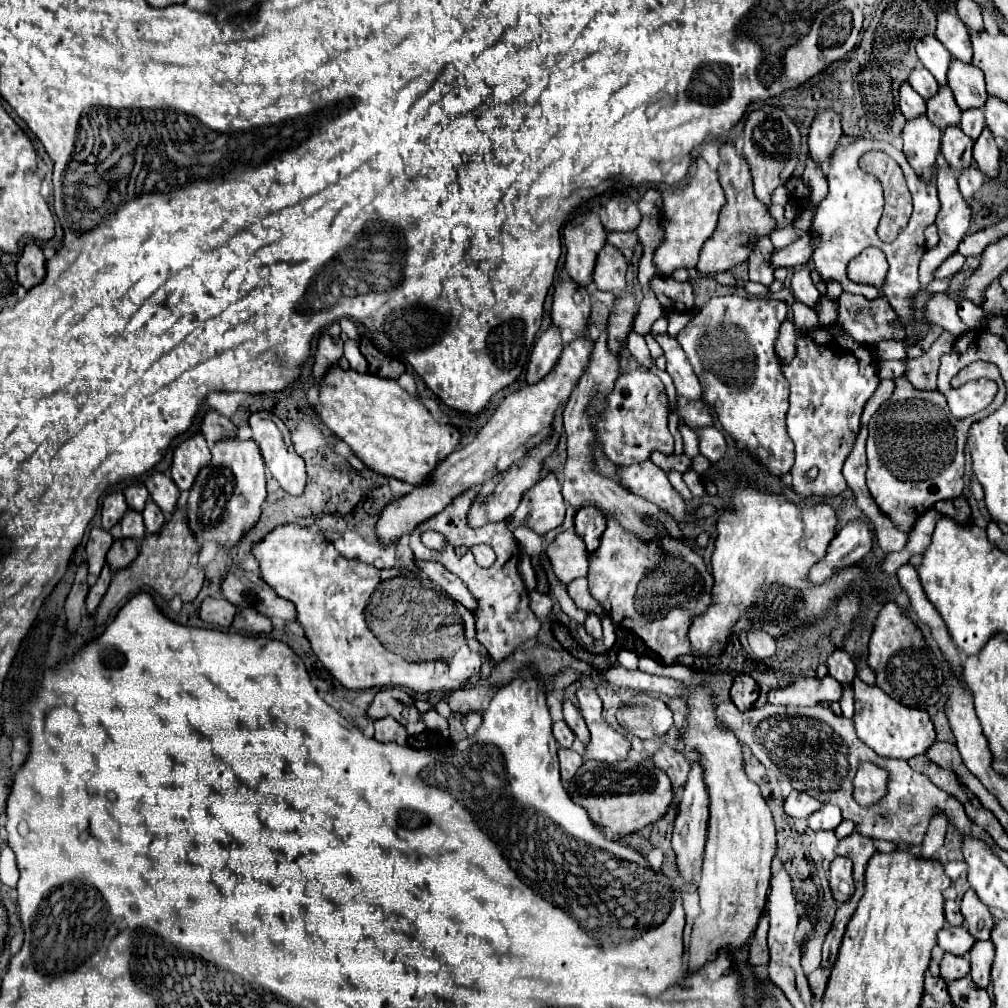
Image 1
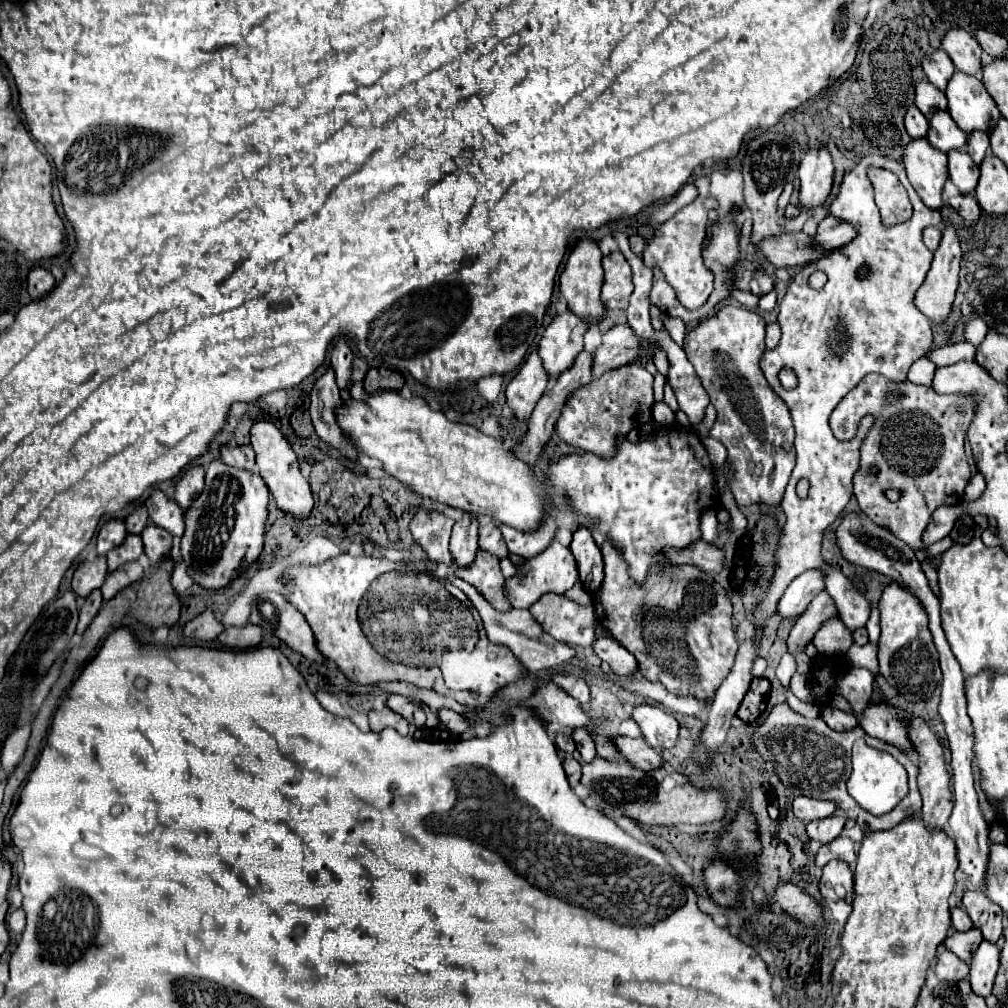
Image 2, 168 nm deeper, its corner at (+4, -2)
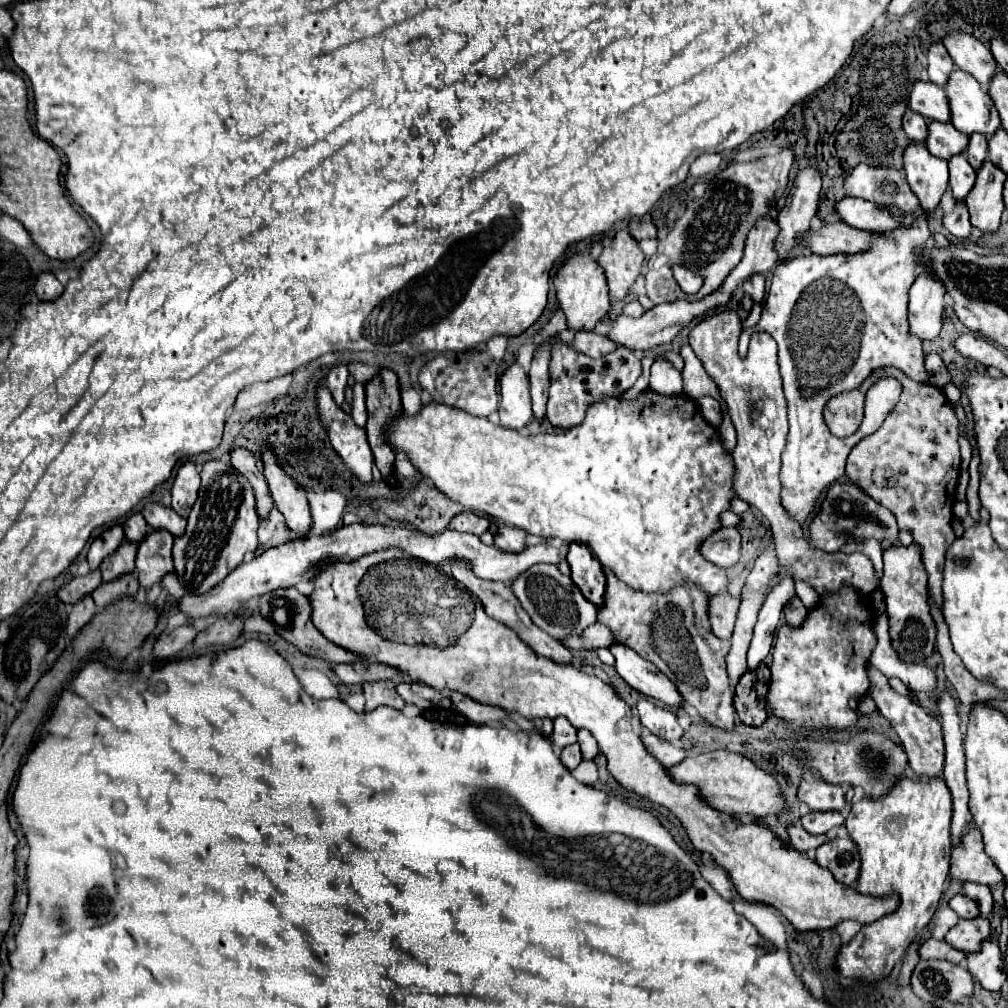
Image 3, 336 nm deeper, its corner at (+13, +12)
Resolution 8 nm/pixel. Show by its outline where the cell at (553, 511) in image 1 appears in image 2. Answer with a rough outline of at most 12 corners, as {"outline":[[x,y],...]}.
{"outline":[[546,513],[534,531],[518,531],[504,523],[510,553],[524,559],[538,555],[552,543],[558,525]]}

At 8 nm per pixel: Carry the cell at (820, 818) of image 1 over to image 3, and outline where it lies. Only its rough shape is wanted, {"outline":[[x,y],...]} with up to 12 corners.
{"outline":[[813,811],[801,817],[805,831],[829,833],[845,823],[841,813]]}

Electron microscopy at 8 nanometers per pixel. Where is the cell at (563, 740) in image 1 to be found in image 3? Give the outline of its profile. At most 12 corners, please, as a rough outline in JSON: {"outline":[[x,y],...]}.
{"outline":[[565,719],[553,721],[555,747],[577,743],[577,729]]}

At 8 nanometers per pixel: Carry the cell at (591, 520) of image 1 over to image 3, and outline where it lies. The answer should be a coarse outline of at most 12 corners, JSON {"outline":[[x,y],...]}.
{"outline":[[569,545],[571,579],[603,607],[605,573],[587,545]]}

